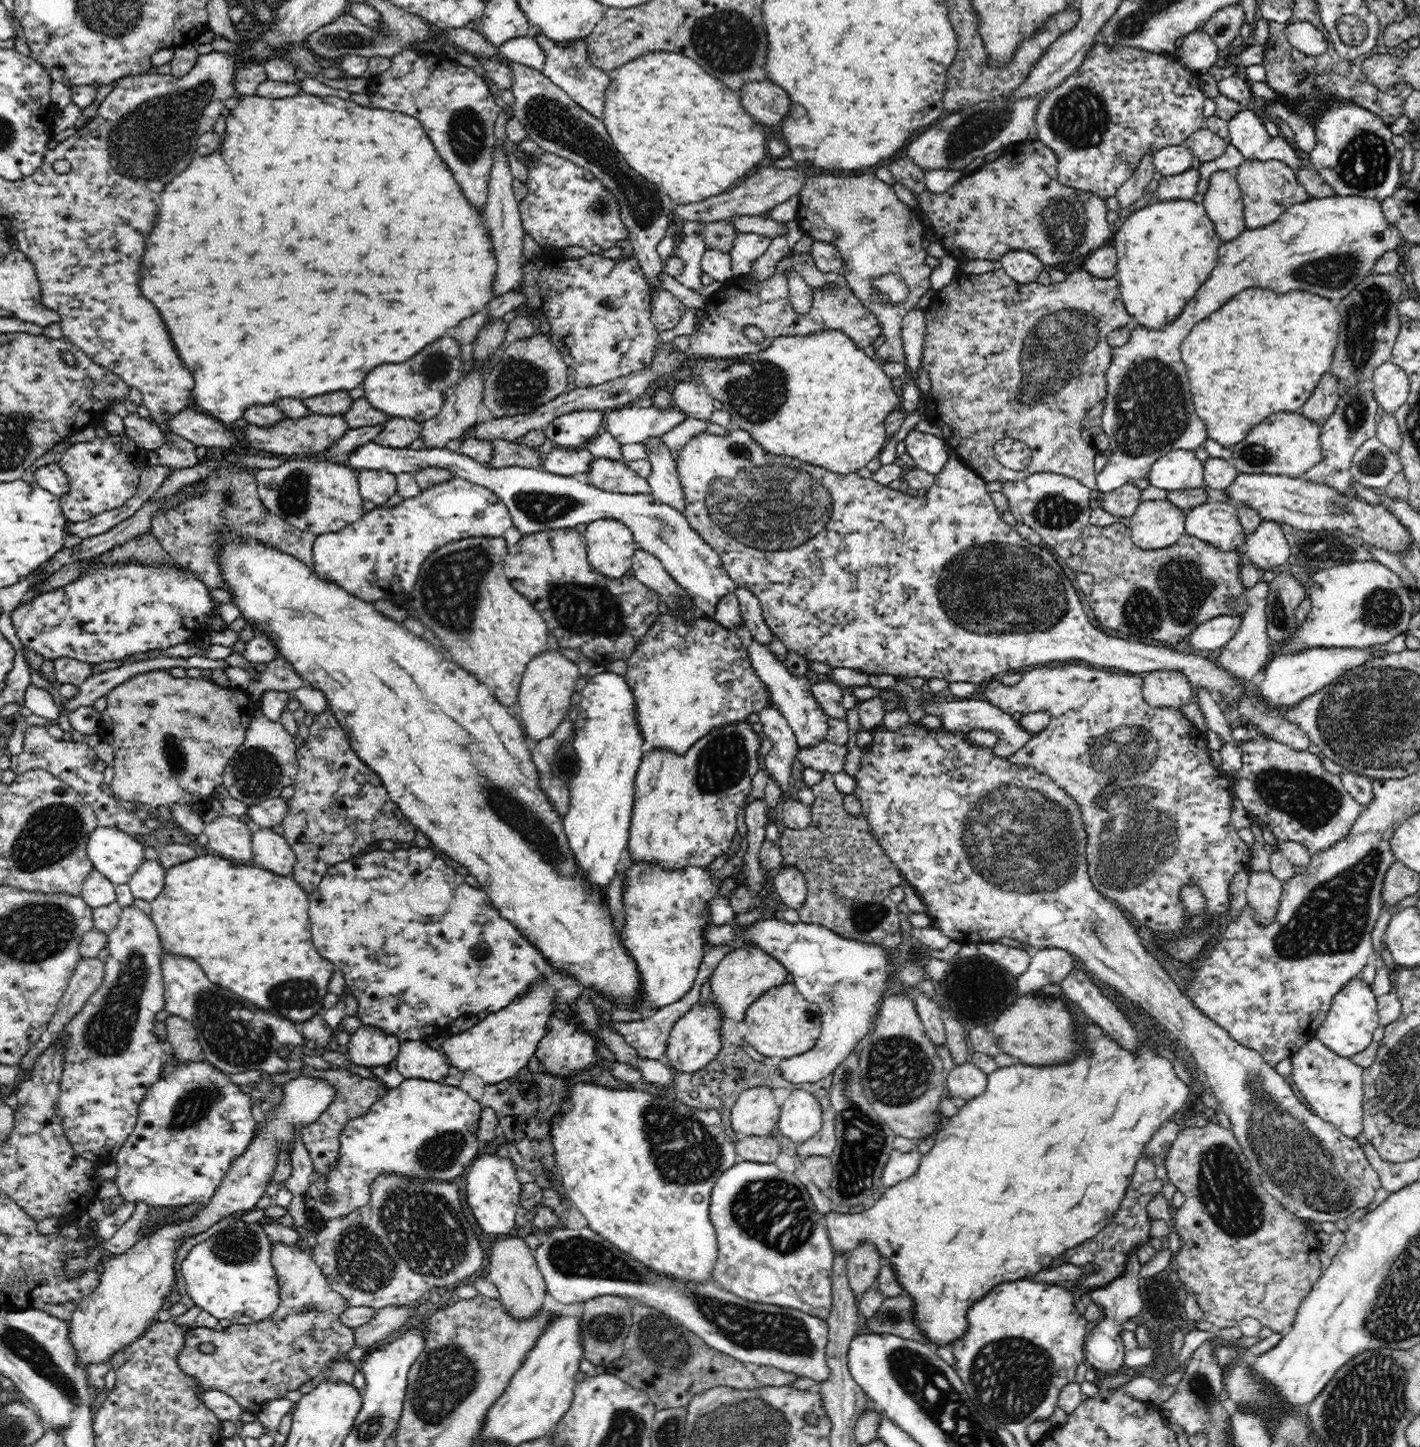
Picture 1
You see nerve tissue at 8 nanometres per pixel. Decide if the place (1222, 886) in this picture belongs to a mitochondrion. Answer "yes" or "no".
no

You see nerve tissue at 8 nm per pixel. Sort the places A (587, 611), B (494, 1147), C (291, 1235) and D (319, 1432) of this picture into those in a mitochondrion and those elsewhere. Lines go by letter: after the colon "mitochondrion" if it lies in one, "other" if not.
A: mitochondrion
B: other
C: other
D: other

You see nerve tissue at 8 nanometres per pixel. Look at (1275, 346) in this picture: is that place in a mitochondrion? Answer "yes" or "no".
no

